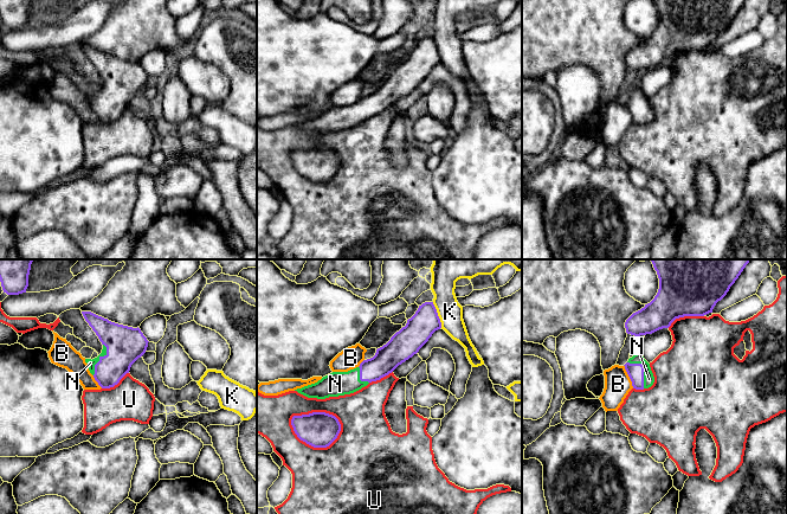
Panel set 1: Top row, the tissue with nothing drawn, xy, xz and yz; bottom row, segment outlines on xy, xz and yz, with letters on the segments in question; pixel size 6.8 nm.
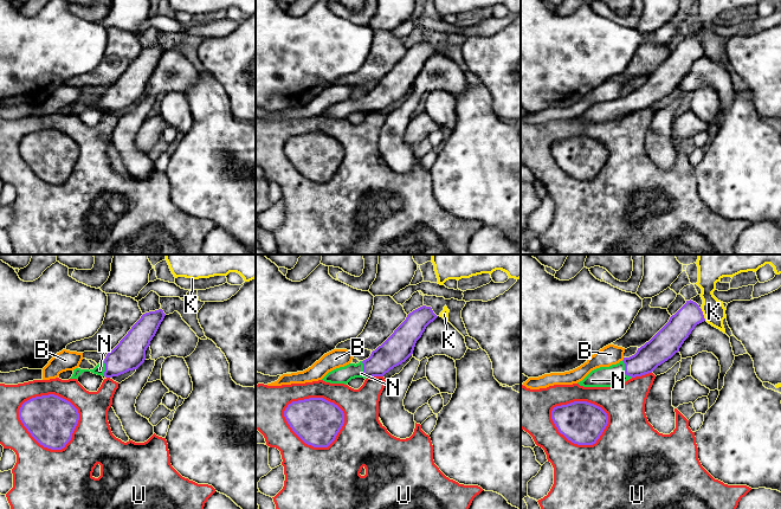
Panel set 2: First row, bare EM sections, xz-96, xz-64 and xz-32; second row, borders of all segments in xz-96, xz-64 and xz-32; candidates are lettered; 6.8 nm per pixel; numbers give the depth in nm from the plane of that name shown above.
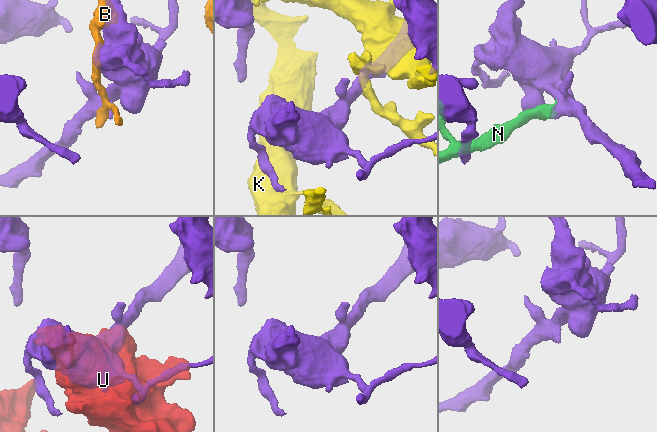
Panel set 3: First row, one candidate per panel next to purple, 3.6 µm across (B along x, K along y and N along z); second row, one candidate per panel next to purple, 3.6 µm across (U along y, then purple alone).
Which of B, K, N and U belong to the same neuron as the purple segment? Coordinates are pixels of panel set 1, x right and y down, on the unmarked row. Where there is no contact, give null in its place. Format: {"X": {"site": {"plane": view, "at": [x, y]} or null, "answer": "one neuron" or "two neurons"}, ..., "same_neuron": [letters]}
{"B": {"site": {"plane": "yz", "at": [629, 110]}, "answer": "two neurons"}, "K": {"site": {"plane": "xz", "at": [437, 50]}, "answer": "two neurons"}, "N": {"site": {"plane": "yz", "at": [643, 104]}, "answer": "one neuron"}, "U": {"site": {"plane": "xz", "at": [320, 147]}, "answer": "two neurons"}, "same_neuron": ["N"]}

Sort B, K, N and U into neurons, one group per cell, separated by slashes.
B / K / N / U

